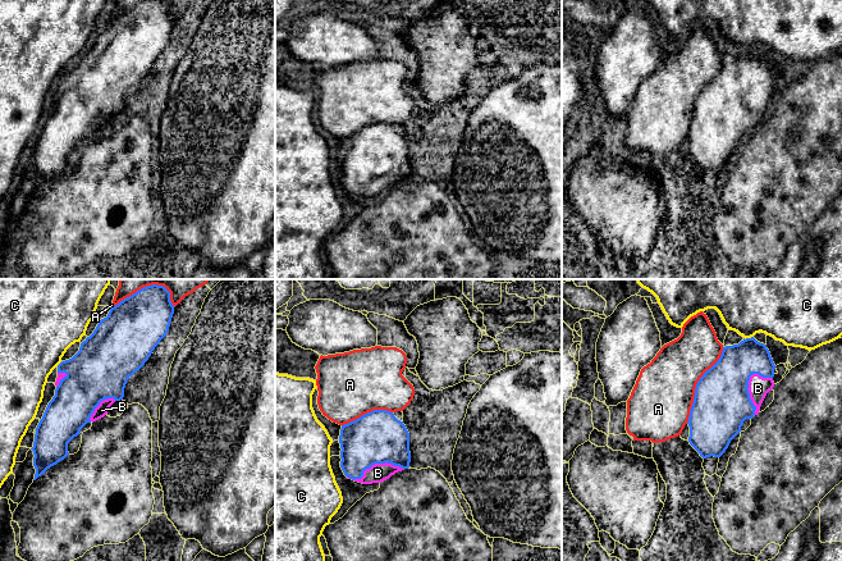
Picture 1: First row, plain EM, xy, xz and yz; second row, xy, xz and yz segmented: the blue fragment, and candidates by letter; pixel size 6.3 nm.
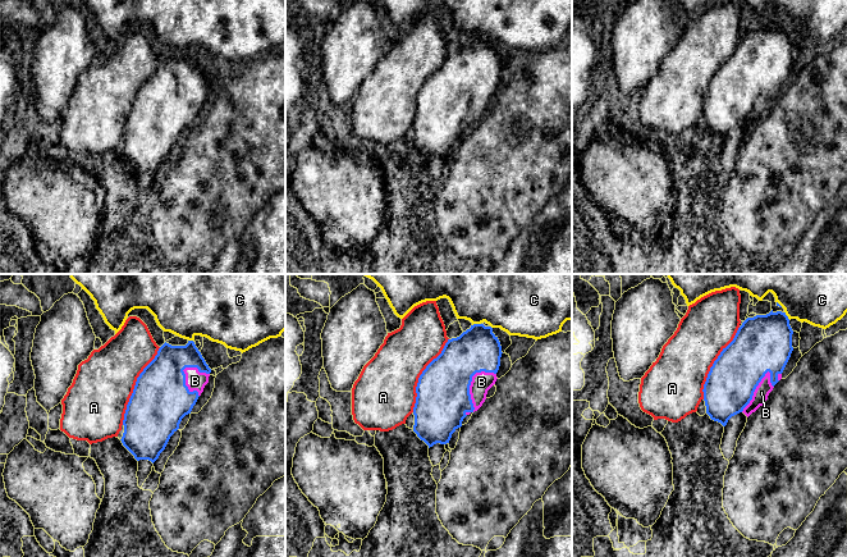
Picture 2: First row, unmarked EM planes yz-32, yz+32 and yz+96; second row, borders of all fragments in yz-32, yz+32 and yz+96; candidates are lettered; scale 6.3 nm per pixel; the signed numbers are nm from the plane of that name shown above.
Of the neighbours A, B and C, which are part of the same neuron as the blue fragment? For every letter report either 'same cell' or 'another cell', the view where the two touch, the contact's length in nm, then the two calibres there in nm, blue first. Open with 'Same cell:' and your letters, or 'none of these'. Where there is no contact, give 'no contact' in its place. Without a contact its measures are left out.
Same cell: B
A: another cell; contact in yz; length 550 nm; calibres 360 and 380 nm
B: same cell; contact in yz; length 280 nm; calibres 360 and 130 nm
C: another cell; contact in yz; length 70 nm; calibres 240 and 320 nm

